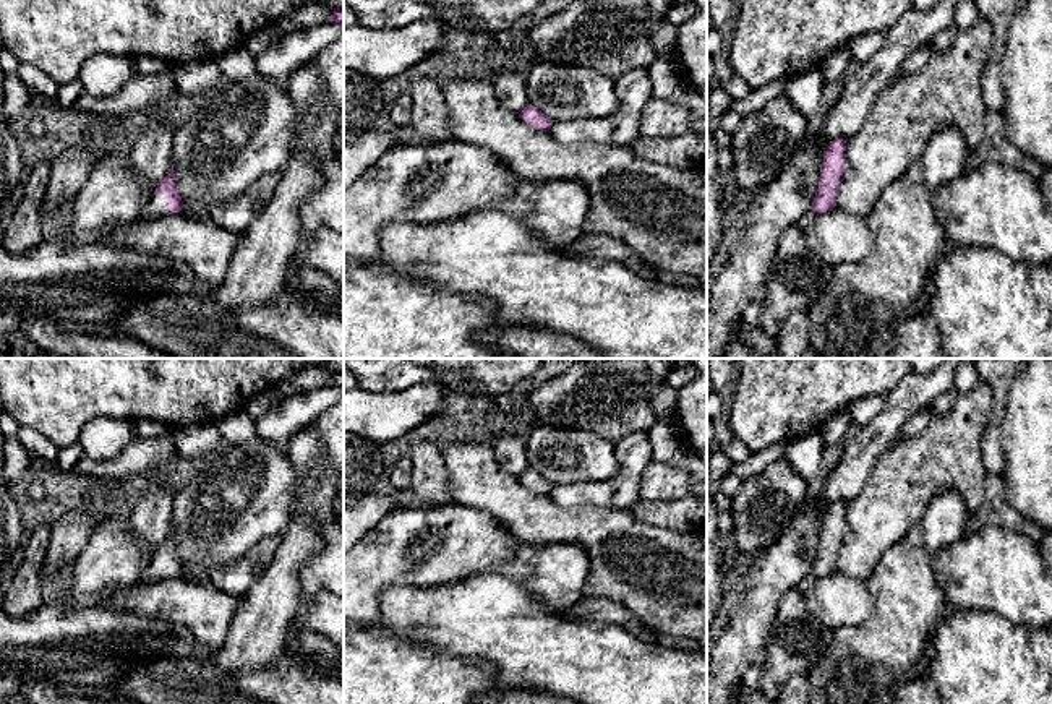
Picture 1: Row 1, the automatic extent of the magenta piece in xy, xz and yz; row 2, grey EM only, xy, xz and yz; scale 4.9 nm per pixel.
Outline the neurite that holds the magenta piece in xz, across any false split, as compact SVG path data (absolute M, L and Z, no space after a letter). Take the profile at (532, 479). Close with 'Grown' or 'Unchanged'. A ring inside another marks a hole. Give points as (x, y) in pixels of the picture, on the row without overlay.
M527 467L527 470L519 477L519 480L527 488L541 495L550 495L554 487L548 479L545 479L540 472L532 467Z. Unchanged

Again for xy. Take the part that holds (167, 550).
M170 530L169 537L156 550L154 558L146 566L139 584L149 584L165 577L175 577L180 576L182 573L183 573L183 564L177 553L173 530Z. Grown

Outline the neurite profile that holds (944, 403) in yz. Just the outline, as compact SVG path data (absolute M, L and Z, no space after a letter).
M953 388L948 393L940 394L939 397L935 397L929 406L927 406L927 412L932 417L940 417L945 415L955 404L958 391Z

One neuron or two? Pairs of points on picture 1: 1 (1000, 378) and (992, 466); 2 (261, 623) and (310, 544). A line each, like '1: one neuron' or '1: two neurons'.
1: one neuron
2: one neuron

